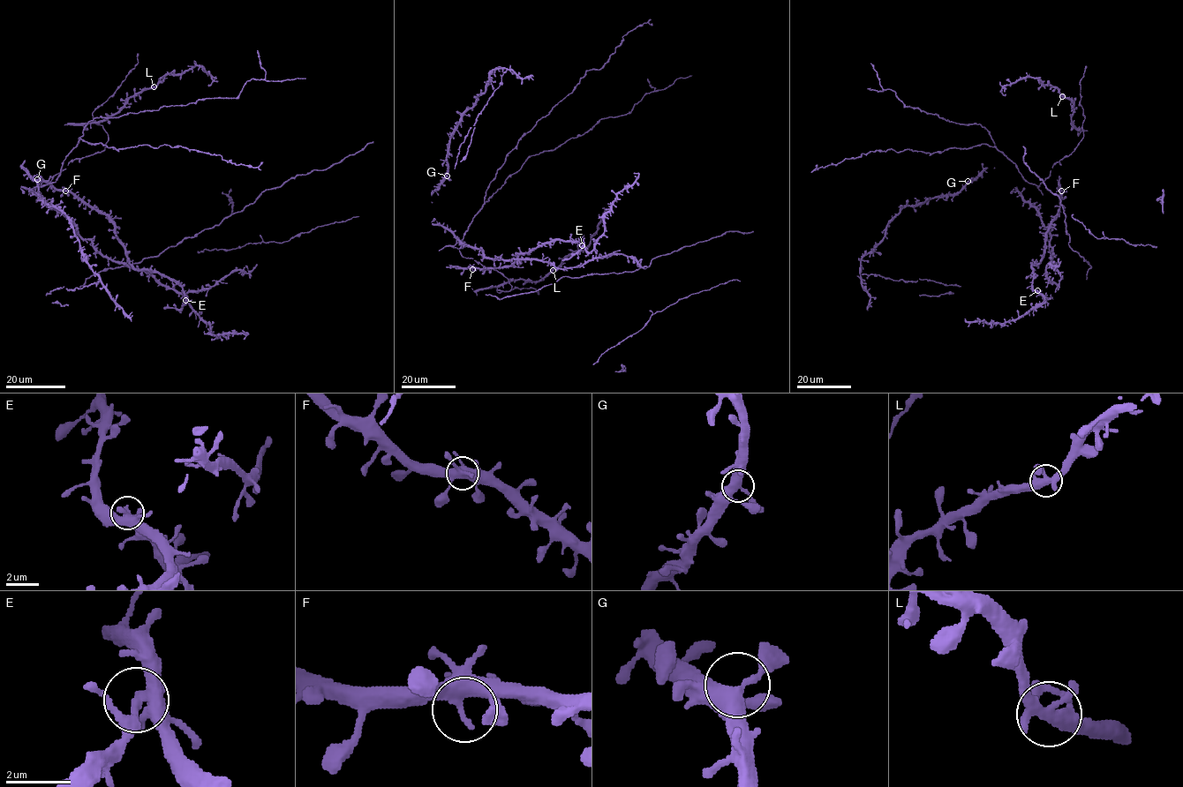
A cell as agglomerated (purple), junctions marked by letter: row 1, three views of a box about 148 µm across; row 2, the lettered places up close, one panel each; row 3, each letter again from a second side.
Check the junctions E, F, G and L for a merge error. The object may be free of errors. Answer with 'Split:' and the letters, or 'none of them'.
Split: E

